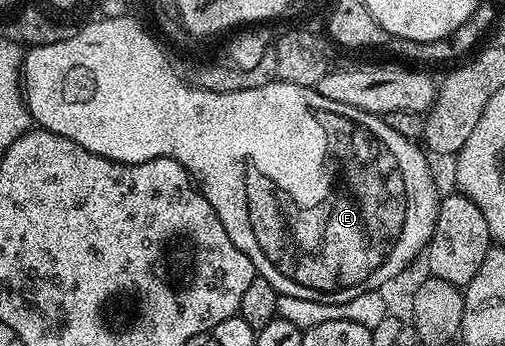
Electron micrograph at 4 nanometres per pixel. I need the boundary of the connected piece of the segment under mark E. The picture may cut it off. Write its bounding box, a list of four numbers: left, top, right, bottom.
[22,21,442,304]

